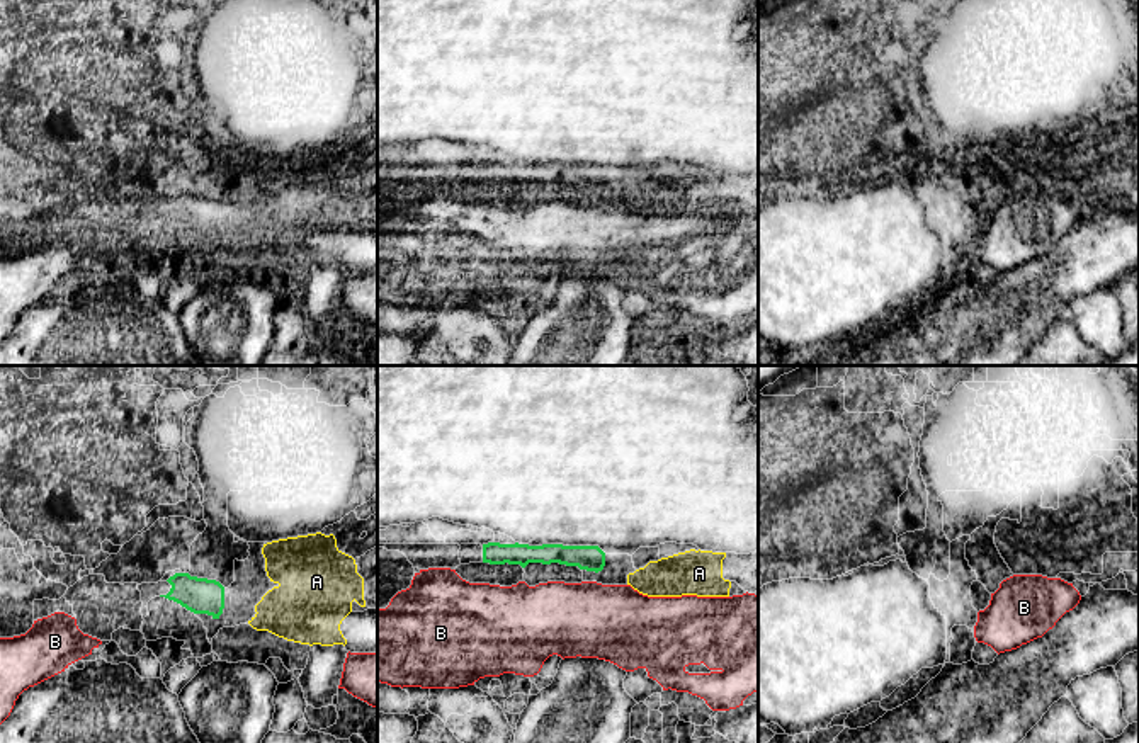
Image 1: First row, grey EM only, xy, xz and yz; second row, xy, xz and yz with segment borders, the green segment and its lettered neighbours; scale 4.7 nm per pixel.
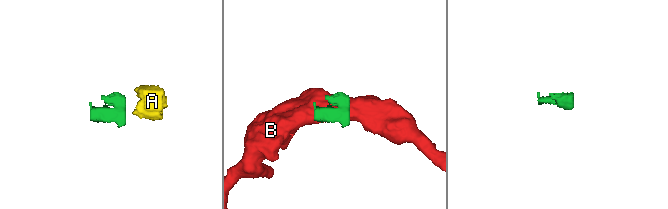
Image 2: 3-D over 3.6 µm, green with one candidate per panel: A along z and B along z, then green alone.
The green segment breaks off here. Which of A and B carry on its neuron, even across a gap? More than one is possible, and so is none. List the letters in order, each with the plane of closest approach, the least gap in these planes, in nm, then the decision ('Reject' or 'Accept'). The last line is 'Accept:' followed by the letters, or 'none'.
A: Closest in xz. Distance 120 nm. Accept
B: Closest in xz. Distance 50 nm. Reject
Accept: A

